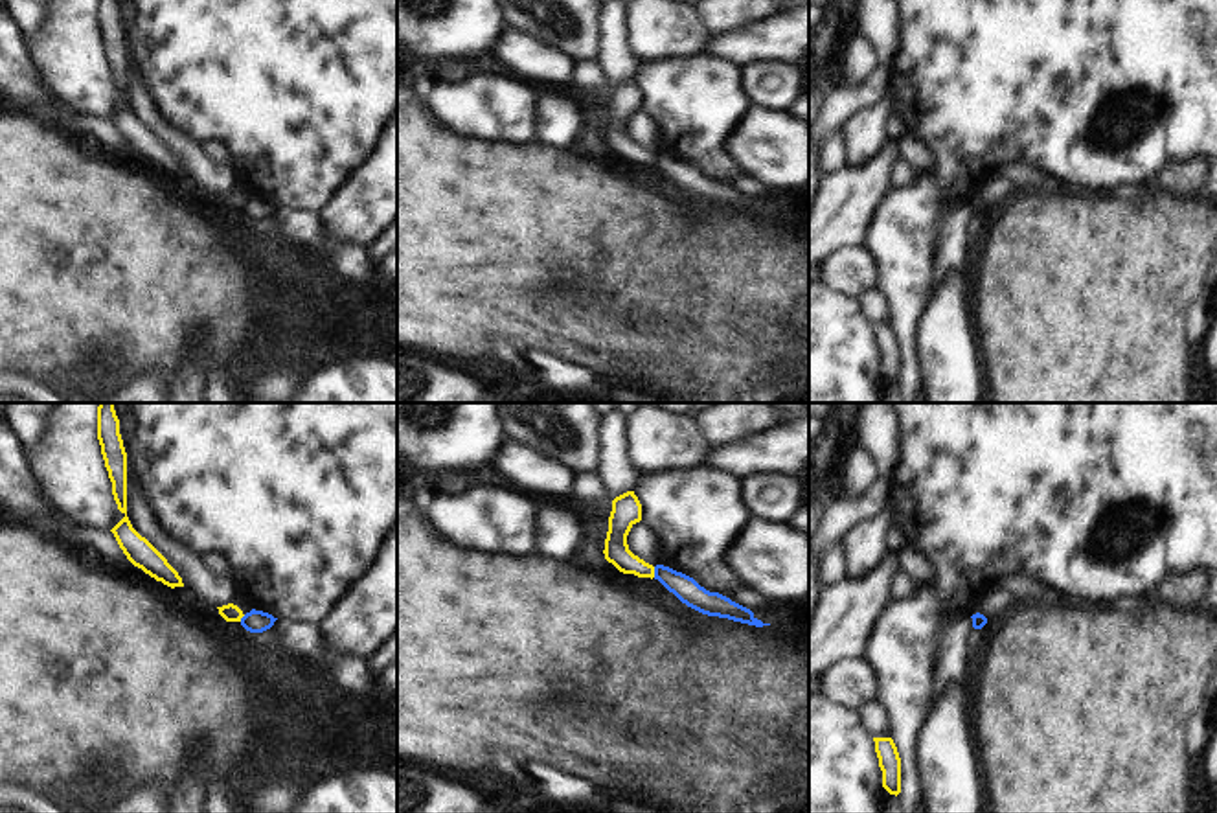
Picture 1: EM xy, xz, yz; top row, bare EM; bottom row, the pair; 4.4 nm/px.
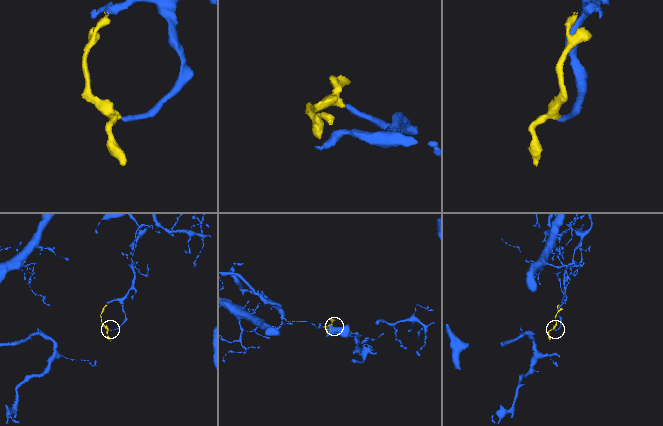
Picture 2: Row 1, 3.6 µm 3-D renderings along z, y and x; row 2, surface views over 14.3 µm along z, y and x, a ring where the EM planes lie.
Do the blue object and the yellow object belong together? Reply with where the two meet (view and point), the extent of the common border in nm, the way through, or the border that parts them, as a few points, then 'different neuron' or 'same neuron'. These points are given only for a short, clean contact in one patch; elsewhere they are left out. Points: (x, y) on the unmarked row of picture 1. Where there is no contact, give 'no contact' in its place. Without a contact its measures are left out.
xz (655, 160) | 50 nm | along xz (653, 155), (655, 164) | different neuron

